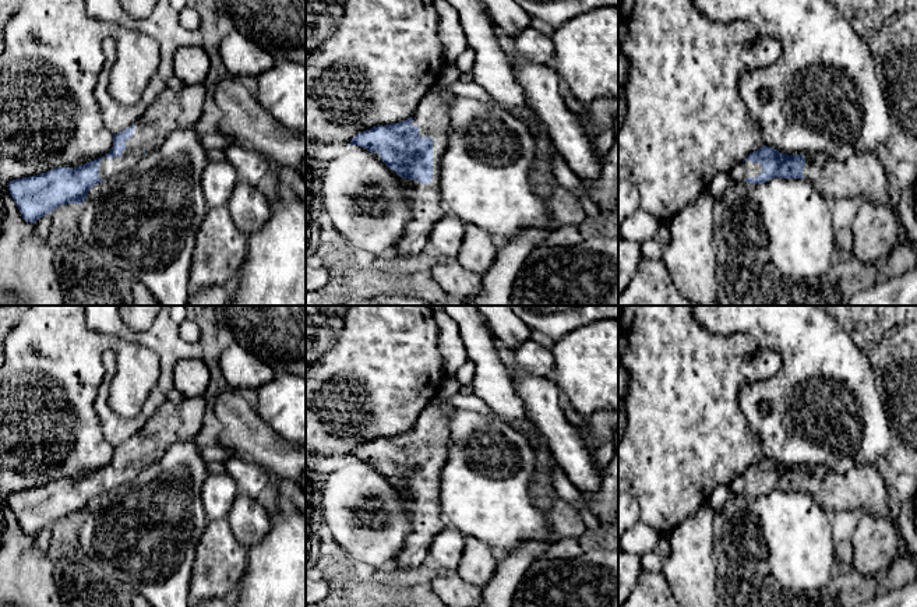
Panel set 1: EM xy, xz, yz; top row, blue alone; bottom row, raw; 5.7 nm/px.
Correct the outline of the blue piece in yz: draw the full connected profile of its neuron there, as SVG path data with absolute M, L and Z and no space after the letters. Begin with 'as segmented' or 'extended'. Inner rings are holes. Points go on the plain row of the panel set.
extended; M763 458L751 465L729 487L736 494L762 497L772 491L805 491L828 514L863 509L879 518L889 516L885 481L875 463L836 473L828 467L787 467Z

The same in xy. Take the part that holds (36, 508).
extended; M205 395L184 398L179 405L166 400L135 437L113 448L113 460L105 469L75 481L56 480L11 493L7 495L8 504L20 526L35 536L60 518L82 516L94 498L134 480L147 465L159 460L172 444L194 440L208 407Z

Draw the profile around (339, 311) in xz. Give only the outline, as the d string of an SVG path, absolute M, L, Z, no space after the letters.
M317 306L317 307L318 307L318 314L322 314L328 318L336 317L343 321L352 306Z

